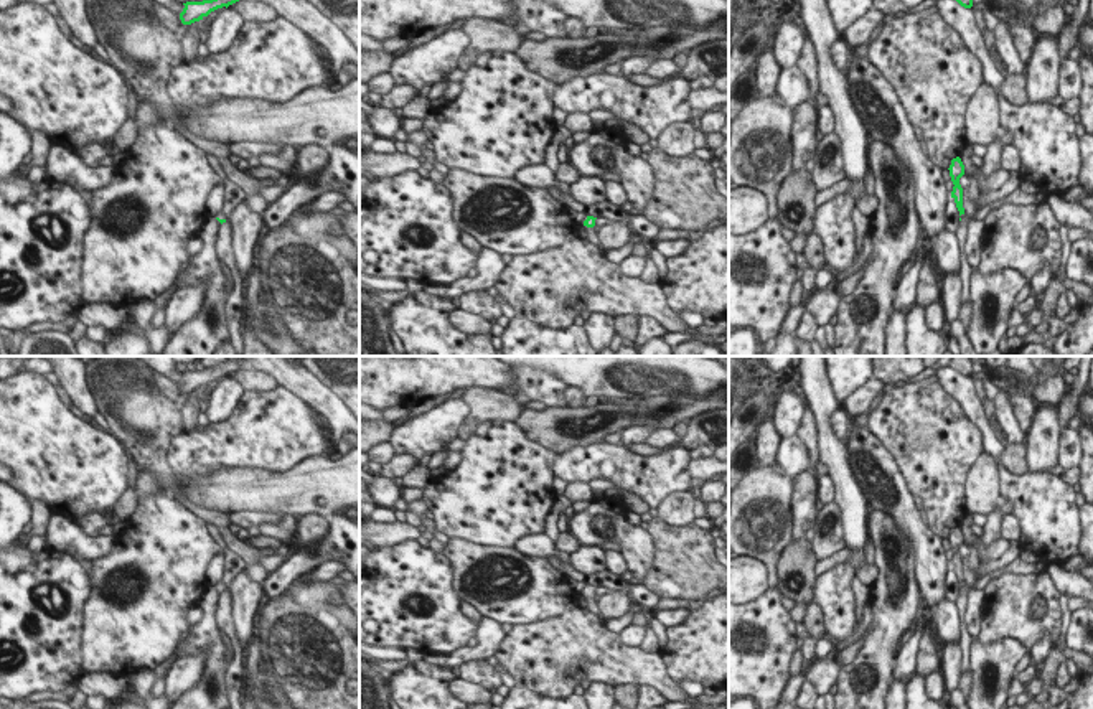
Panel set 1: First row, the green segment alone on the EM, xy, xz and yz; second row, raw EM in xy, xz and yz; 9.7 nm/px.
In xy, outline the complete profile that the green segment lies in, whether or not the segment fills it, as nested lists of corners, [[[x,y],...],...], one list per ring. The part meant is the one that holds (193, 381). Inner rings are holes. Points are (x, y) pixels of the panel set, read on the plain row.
[[[229,359],[216,368],[211,369],[203,369],[203,371],[186,371],[183,373],[185,378],[180,383],[180,389],[183,394],[191,394],[195,391],[203,389],[204,386],[208,386],[211,381],[223,378],[223,376],[229,376],[236,371],[241,369],[241,364],[236,363],[234,359]]]

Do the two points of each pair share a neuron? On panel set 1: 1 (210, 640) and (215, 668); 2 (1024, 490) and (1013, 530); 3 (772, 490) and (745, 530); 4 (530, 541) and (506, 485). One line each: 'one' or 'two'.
1: one
2: two
3: one
4: two

